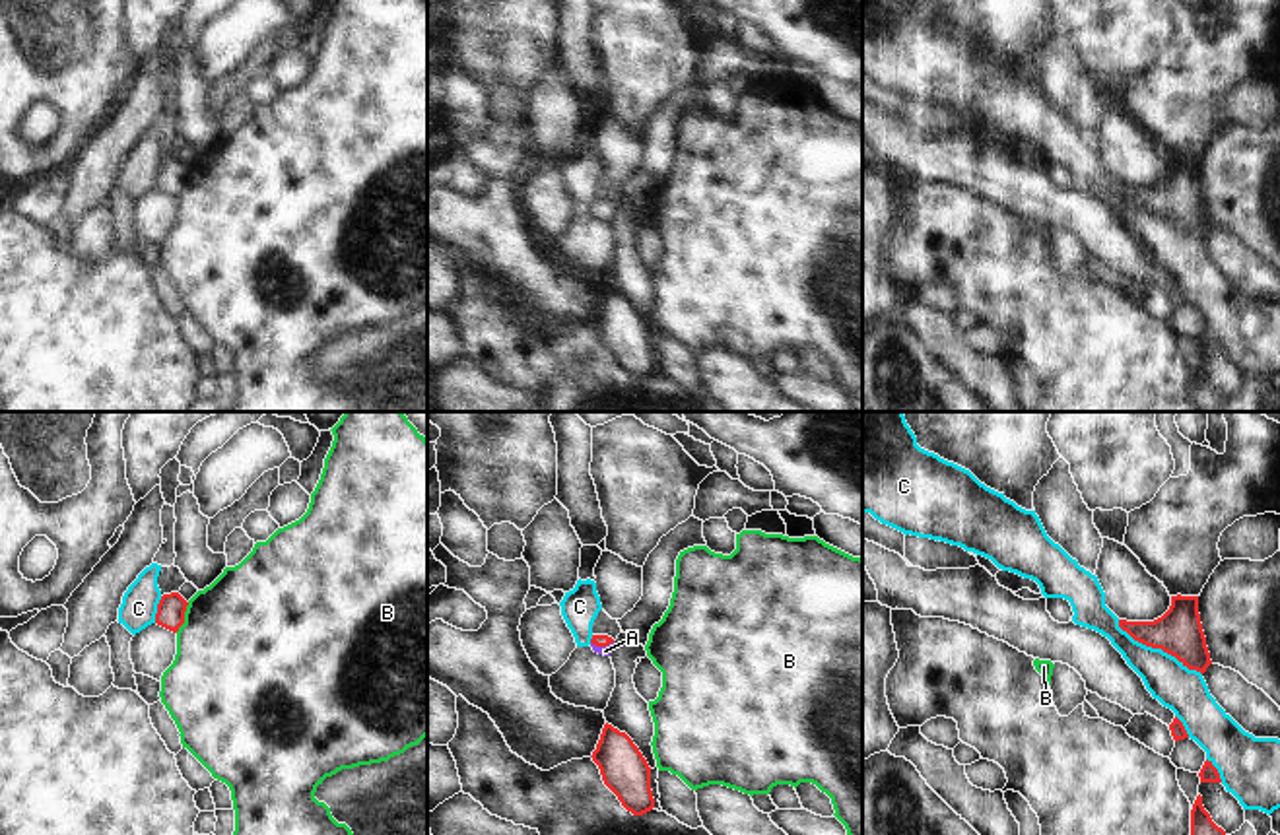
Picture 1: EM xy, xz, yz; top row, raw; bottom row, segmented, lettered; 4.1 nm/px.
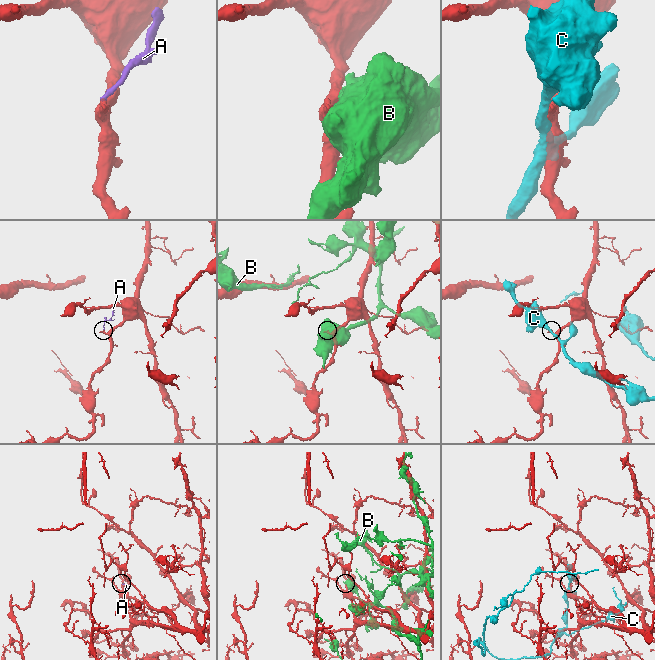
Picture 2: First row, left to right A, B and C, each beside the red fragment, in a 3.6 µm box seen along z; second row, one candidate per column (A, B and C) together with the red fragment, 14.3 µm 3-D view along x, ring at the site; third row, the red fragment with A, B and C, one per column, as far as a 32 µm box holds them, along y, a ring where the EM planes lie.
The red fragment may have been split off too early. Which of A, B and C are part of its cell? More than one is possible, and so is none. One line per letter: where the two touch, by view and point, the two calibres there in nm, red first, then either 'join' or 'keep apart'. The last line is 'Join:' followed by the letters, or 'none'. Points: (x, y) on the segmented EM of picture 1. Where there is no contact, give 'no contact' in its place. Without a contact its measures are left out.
A: xz (603, 645) | 50/40 nm | join
B: xy (183, 618) | 120/480 nm | keep apart
C: yz (1158, 647) | 190/190 nm | keep apart
Join: A

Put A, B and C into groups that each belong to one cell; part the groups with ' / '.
A / B / C

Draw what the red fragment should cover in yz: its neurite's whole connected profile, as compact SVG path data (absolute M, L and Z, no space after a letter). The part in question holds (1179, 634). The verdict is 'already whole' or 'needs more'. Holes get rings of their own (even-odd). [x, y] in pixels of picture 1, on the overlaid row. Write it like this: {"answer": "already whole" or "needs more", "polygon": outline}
{"answer": "already whole", "polygon": "M1171 596L1169 610L1154 621L1119 619L1134 641L1162 649L1200 674L1212 664L1198 614L1198 596Z"}

